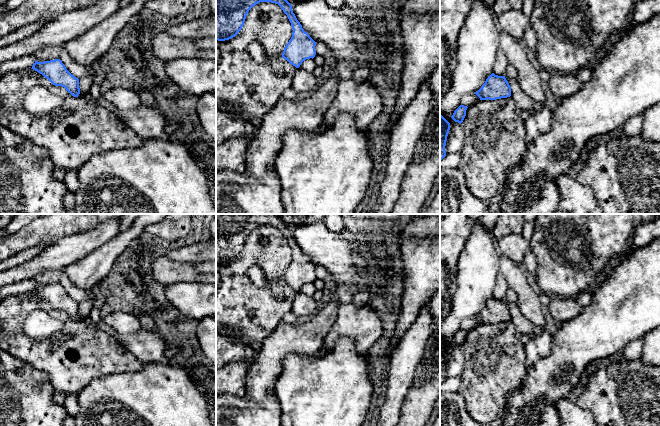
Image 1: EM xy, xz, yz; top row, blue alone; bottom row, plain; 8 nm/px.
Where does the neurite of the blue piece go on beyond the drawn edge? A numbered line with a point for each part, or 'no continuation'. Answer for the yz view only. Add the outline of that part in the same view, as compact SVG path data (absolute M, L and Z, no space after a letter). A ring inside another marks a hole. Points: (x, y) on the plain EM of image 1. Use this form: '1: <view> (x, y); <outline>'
no continuation

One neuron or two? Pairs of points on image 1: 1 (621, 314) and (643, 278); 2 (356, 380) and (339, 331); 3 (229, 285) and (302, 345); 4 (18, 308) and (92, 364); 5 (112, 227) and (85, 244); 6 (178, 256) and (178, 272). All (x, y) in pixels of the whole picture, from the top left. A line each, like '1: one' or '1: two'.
1: one
2: two
3: two
4: one
5: one
6: two

